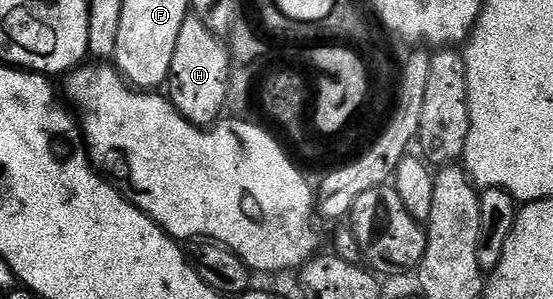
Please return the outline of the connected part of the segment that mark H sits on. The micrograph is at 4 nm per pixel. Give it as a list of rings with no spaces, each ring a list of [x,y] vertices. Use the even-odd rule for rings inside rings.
[[[195,16],[183,20],[175,56],[171,56],[171,72],[167,83],[167,97],[173,107],[193,126],[208,128],[226,113],[229,101],[231,55],[228,45],[213,34]]]

